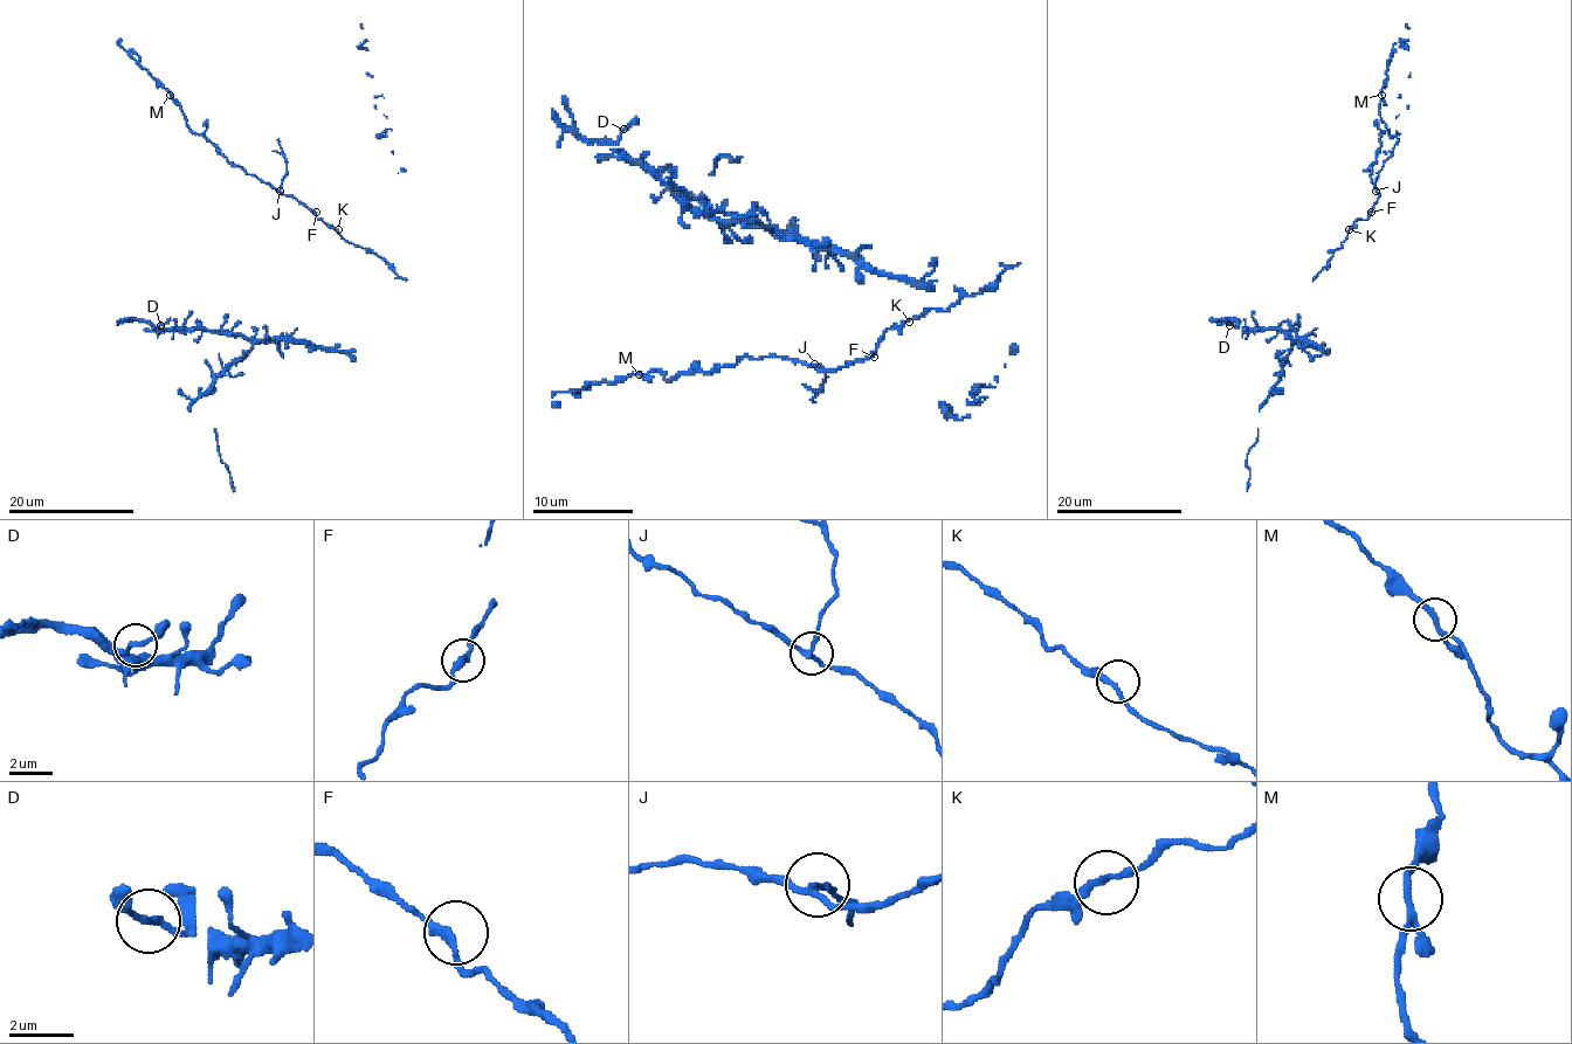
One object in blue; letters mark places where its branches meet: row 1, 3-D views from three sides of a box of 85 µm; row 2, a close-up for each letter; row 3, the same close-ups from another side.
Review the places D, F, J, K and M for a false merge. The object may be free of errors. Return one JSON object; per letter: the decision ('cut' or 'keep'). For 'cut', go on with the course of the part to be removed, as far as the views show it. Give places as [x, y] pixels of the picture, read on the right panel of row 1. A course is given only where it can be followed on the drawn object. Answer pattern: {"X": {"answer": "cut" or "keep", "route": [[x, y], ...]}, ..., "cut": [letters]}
{"D": {"answer": "keep"}, "F": {"answer": "keep"}, "J": {"answer": "cut", "route": [[1376, 189], [1376, 179], [1399, 138]]}, "K": {"answer": "keep"}, "M": {"answer": "keep"}, "cut": ["J"]}

